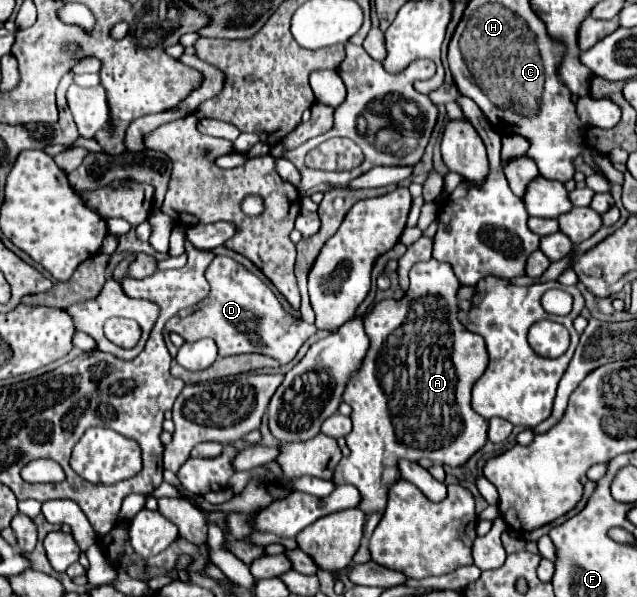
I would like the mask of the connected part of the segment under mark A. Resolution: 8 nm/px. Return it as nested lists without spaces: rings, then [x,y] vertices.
[[[434,259],[416,263],[410,269],[410,293],[394,301],[392,309],[378,309],[378,303],[364,315],[364,331],[370,347],[362,365],[348,377],[342,399],[352,407],[352,431],[346,437],[350,449],[348,459],[342,459],[334,471],[334,485],[354,485],[360,491],[358,509],[364,515],[382,513],[386,507],[386,493],[392,483],[400,479],[398,459],[418,461],[422,457],[446,463],[450,467],[464,465],[486,443],[486,421],[472,413],[470,389],[488,365],[484,339],[468,333],[458,321],[456,291],[460,283],[450,265]]]

